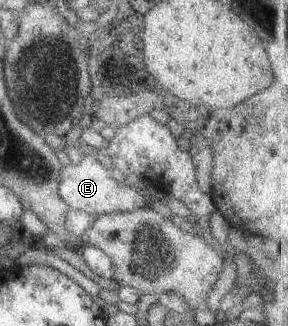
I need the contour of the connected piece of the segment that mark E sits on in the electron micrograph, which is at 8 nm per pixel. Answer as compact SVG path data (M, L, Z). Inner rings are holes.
M87 155L78 164L63 166L57 191L70 209L79 209L97 216L135 211L149 204L147 197L143 196L141 191L126 185L125 182L117 182L109 175L109 170L91 155Z

